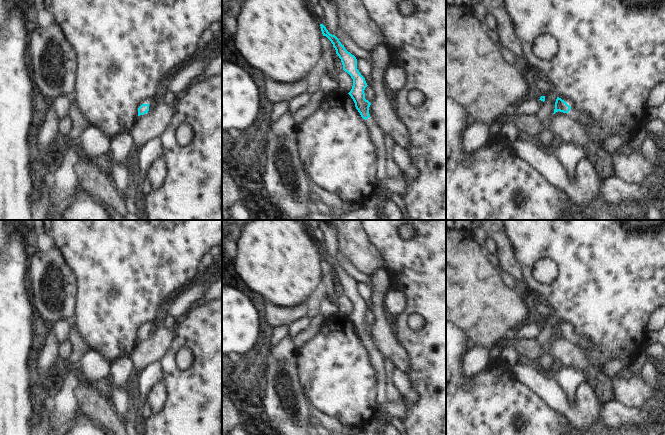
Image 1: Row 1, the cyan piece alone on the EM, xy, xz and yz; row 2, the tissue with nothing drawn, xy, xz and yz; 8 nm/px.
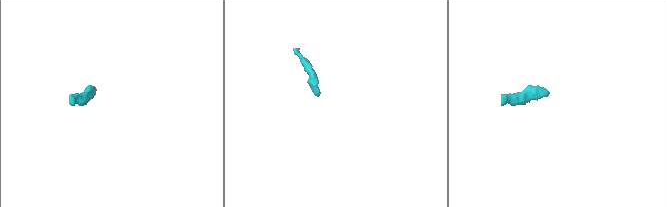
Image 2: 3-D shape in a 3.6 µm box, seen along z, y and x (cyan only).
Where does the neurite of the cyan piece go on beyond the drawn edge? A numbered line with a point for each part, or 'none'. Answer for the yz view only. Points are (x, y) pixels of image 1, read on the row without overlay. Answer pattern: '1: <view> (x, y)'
1: yz (580, 341)

